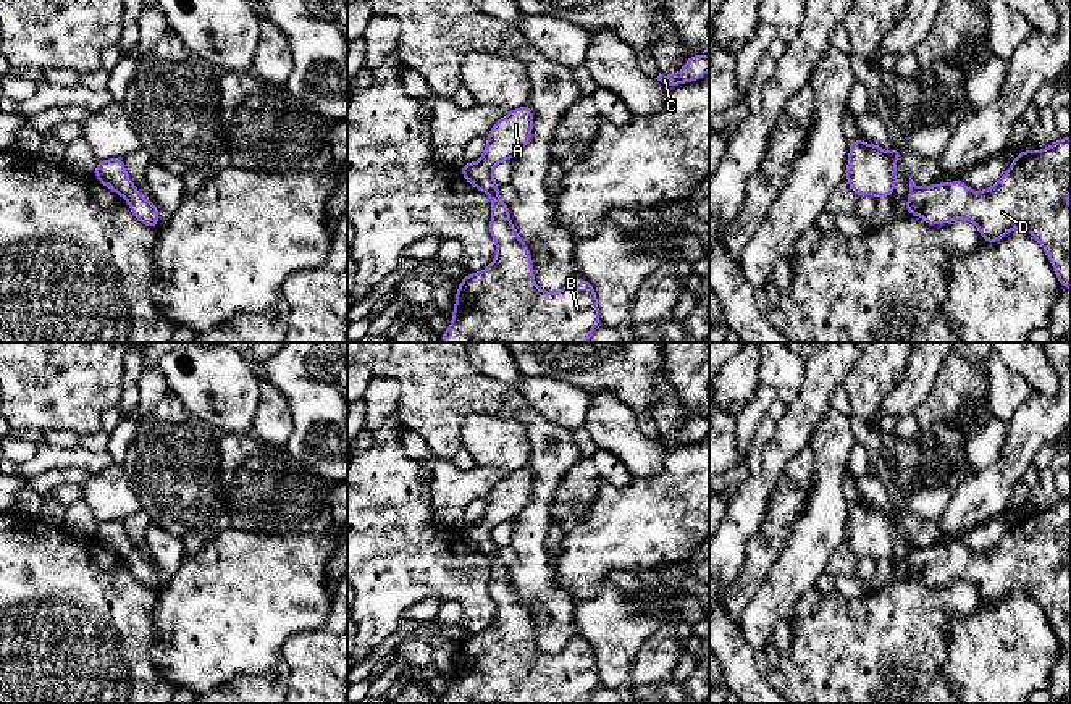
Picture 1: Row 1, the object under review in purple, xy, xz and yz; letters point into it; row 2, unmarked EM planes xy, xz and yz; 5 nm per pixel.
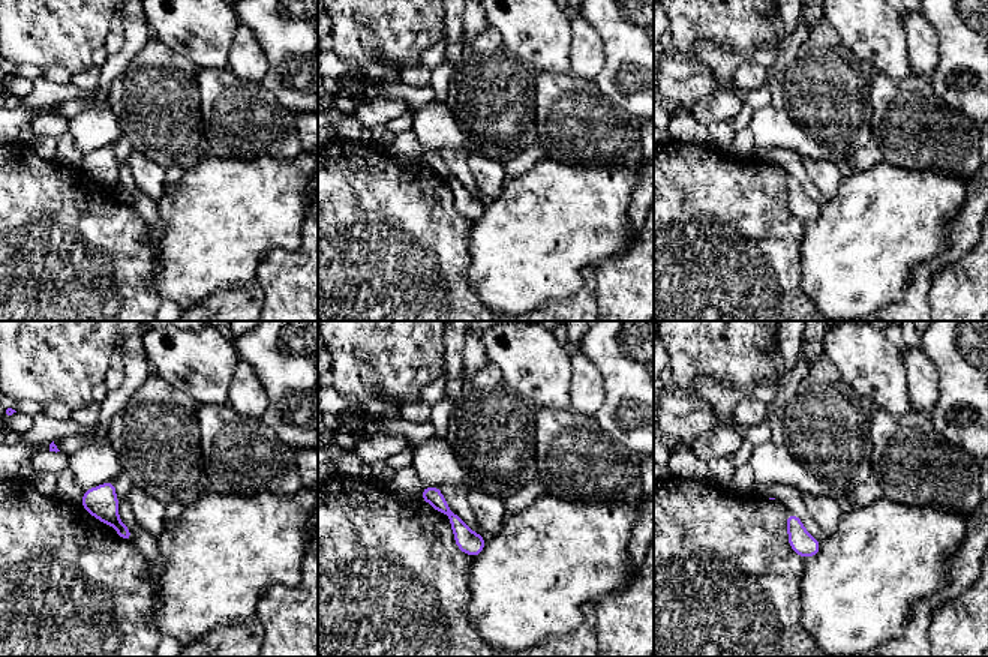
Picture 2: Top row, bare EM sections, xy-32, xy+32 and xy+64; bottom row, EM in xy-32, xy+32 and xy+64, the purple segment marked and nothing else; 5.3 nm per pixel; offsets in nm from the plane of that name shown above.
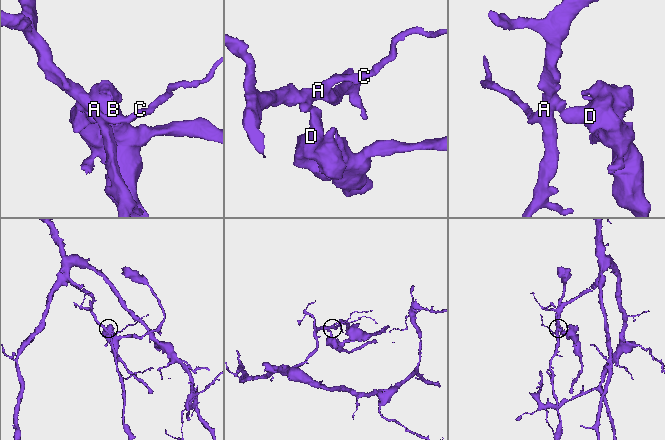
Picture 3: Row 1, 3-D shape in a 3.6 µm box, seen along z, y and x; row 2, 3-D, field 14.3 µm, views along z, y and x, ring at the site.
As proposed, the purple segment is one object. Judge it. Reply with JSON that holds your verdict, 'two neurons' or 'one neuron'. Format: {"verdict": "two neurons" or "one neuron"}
{"verdict": "two neurons"}

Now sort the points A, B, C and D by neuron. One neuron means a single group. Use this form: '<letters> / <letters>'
A C / B D

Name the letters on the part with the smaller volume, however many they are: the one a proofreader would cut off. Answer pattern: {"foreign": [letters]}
{"foreign": ["B", "D"]}

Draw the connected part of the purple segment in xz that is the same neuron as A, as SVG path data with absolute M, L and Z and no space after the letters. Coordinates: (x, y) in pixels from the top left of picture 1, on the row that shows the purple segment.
M530 105L507 111L486 134L488 144L481 158L460 166L464 179L475 189L489 194L496 184L493 168L512 160L530 142L531 129L533 110Z

